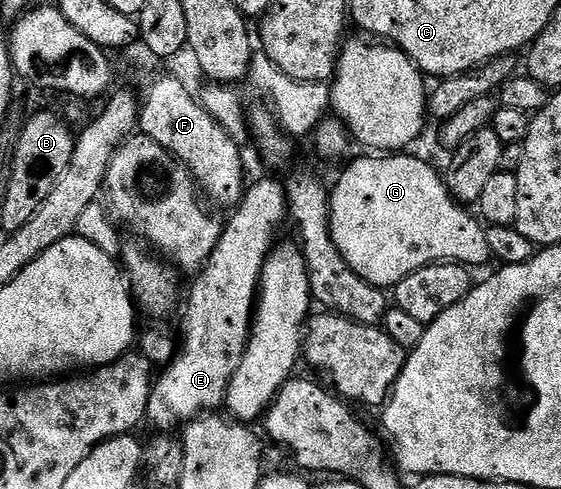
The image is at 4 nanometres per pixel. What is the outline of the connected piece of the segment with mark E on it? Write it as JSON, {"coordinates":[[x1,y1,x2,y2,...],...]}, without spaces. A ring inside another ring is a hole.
{"coordinates":[[261,180,258,184,250,183,246,187,241,203,232,209,233,217,224,221,221,237,209,261,196,273,193,289,189,292,189,305,185,308,185,329,179,332,179,347,172,360,164,365,165,372,156,377,149,395,148,423,157,427,161,434,169,434,173,427,184,426,198,416,217,410,225,403,231,378,243,358,249,345,249,329,253,327,253,313,257,299,257,286,261,282,261,271,265,259,275,247,277,231,281,223,287,220,287,197,285,184,277,180]]}

